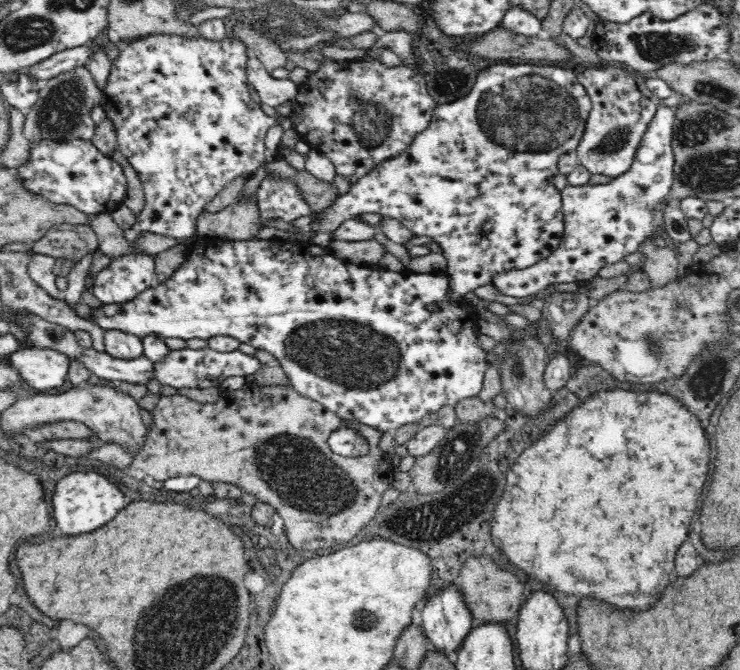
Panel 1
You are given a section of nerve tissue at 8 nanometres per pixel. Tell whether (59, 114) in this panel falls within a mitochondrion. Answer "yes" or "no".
yes

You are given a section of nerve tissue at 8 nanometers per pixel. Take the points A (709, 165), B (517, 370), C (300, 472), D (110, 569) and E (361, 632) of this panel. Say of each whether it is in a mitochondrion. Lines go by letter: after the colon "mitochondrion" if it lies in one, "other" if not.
A: mitochondrion
B: mitochondrion
C: mitochondrion
D: other
E: mitochondrion

